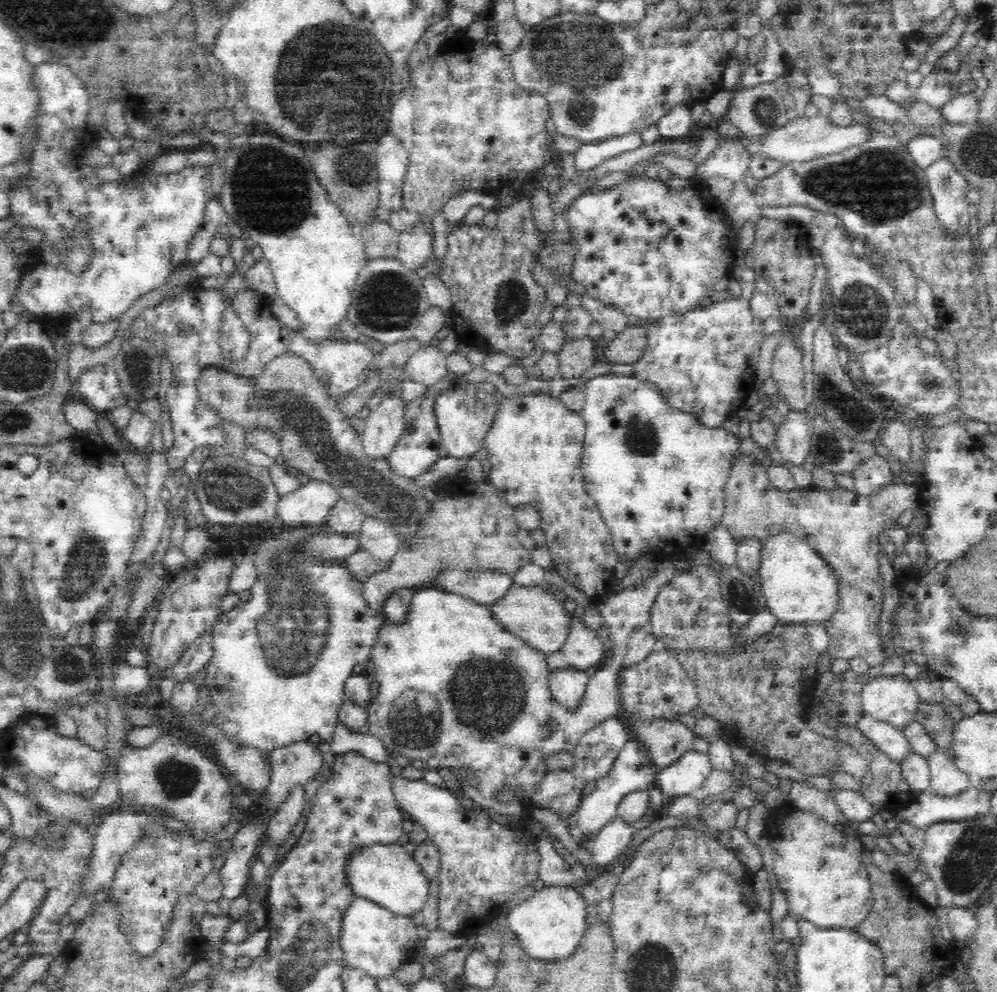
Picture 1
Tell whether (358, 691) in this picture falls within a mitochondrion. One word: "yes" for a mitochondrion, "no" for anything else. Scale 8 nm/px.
no

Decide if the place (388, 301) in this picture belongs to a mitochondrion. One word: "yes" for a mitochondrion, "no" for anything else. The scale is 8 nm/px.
yes

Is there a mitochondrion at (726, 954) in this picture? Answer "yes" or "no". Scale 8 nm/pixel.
no

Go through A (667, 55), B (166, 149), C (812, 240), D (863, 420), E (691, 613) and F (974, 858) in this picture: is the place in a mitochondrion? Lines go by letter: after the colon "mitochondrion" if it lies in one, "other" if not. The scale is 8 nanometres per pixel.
A: other
B: other
C: other
D: mitochondrion
E: mitochondrion
F: mitochondrion

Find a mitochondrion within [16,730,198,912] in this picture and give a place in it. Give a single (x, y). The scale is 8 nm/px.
(52, 842)

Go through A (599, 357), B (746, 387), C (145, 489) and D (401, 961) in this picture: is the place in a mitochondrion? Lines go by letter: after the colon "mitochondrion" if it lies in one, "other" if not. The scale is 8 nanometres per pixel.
A: other
B: other
C: other
D: other

